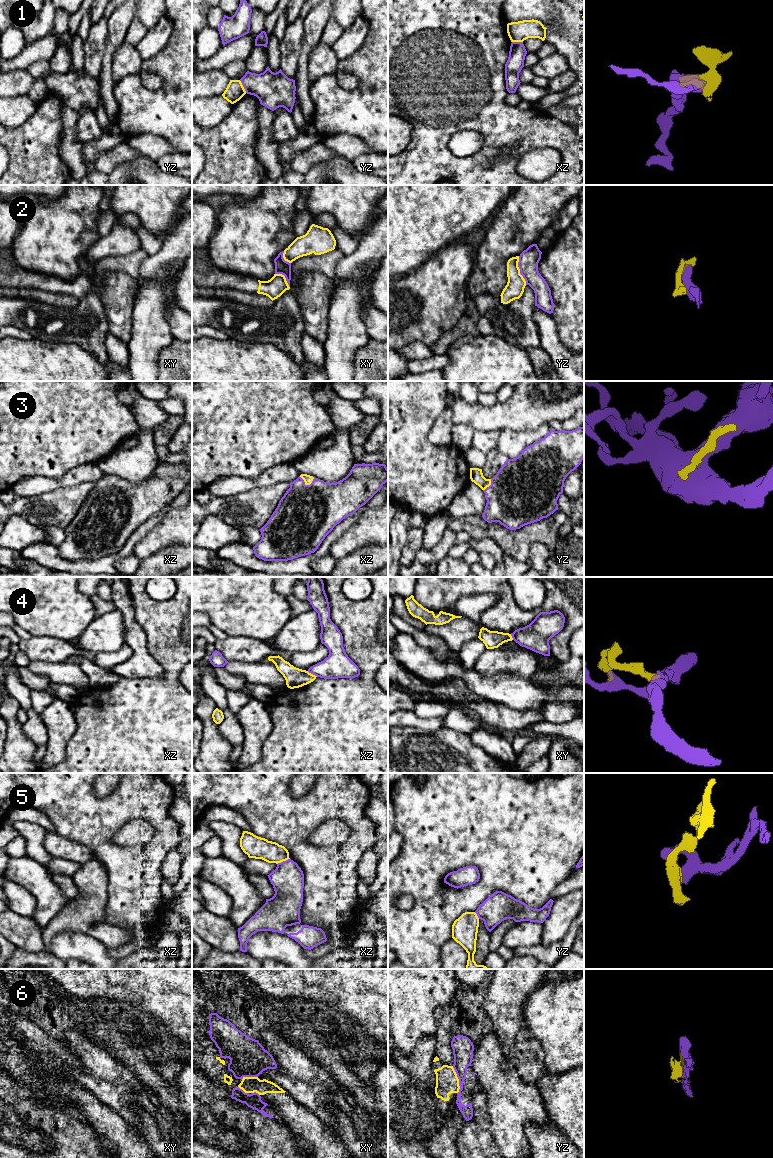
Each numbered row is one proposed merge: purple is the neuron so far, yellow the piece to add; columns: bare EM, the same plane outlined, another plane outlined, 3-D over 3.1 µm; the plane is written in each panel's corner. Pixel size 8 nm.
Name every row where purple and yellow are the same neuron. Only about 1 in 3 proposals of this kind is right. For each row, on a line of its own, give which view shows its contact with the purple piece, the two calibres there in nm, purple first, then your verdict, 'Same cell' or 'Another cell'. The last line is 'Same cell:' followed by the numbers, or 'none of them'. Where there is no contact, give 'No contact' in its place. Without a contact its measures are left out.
1: Touches purple in yz. Thickness 280 nm (purple) against 150 nm. Another cell
2: Touches purple in yz. Thickness 160 nm (purple) against 150 nm. Another cell
3: Touches purple in xz. Thickness 480 nm (purple) against 70 nm. Same cell
4: Touches purple in xz. Thickness 200 nm (purple) against 160 nm. Another cell
5: Touches purple in xz. Thickness 260 nm (purple) against 180 nm. Another cell
6: Touches purple in yz. Thickness 160 nm (purple) against 190 nm. Another cell
Same cell: 3

